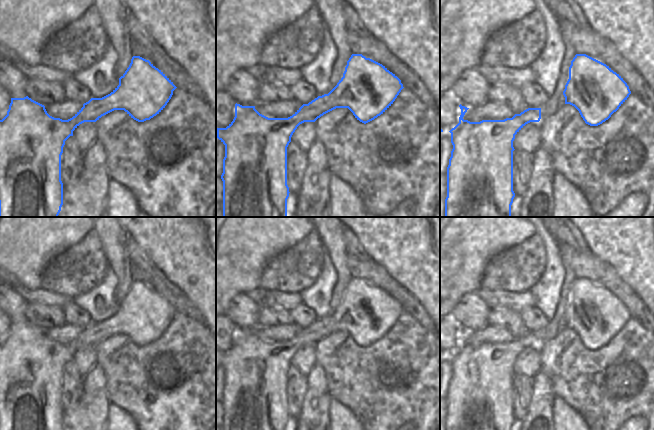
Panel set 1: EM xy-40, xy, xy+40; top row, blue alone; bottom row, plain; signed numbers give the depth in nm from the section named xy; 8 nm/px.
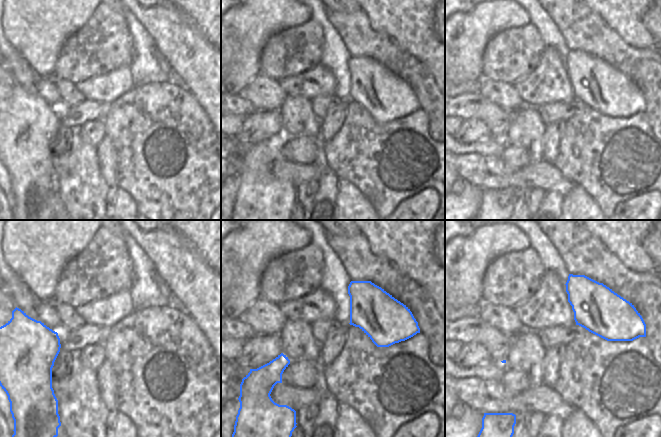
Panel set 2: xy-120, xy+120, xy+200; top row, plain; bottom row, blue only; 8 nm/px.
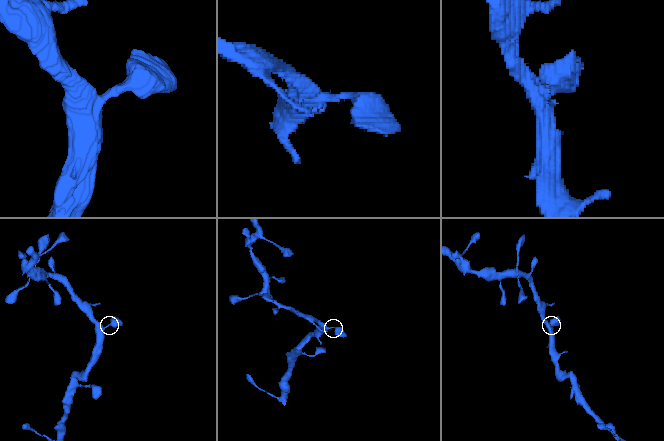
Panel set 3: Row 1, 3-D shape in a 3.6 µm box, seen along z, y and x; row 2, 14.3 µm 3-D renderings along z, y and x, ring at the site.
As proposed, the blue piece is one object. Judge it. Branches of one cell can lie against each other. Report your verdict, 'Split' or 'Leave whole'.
Leave whole

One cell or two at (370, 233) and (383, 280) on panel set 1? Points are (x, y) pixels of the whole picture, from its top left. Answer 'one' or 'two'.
two

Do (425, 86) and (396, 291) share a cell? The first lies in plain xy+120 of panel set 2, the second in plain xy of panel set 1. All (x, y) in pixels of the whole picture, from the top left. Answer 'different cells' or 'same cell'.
same cell

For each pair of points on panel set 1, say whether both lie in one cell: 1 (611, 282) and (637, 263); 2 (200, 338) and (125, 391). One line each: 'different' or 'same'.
1: different
2: same

